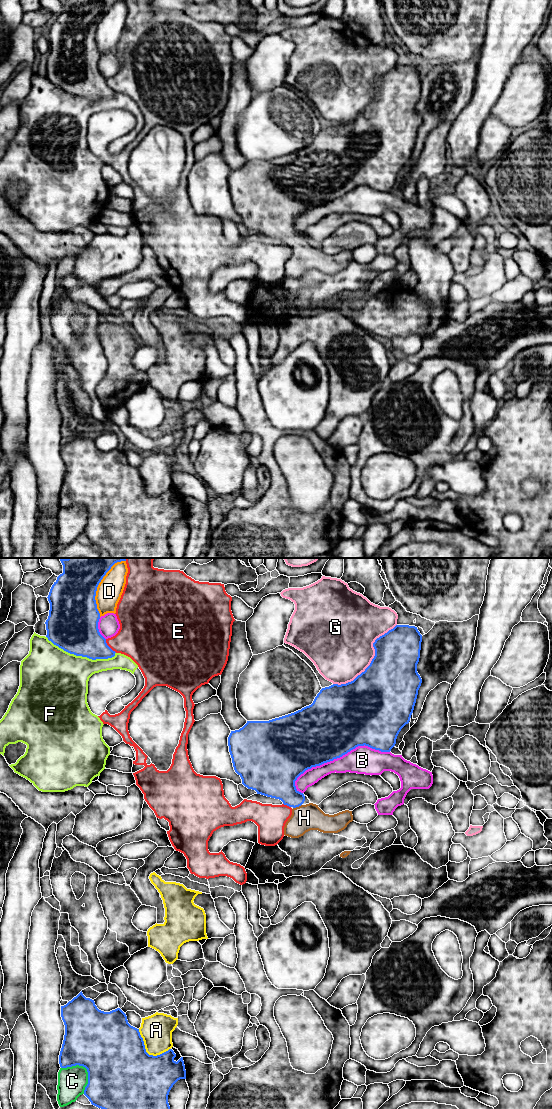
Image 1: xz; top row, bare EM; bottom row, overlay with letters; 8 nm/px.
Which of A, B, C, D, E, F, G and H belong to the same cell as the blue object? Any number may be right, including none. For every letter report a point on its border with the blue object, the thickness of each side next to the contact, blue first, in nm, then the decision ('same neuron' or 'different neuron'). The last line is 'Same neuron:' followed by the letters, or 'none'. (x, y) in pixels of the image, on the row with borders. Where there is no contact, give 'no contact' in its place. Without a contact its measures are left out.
A: contact xz (146, 1052); calibres 500 and 260 nm; different neuron
B: contact xz (338, 757); calibres 480 and 220 nm; different neuron
C: contact xz (86, 1068); calibres 500 and 220 nm; different neuron
D: contact xz (98, 584); calibres 360 and 200 nm; different neuron
E: contact xz (108, 646); calibres 320 and 340 nm; different neuron
F: contact xz (80, 655); calibres 420 and 440 nm; different neuron
G: contact xz (372, 660); calibres 460 and 480 nm; different neuron
H: contact xz (297, 806); calibres 260 and 220 nm; same neuron
Same neuron: H

